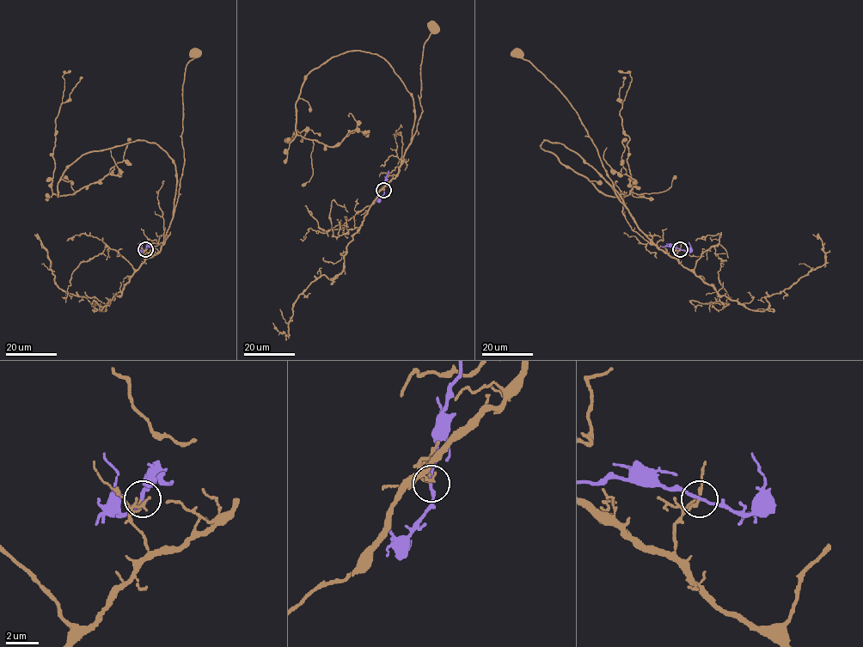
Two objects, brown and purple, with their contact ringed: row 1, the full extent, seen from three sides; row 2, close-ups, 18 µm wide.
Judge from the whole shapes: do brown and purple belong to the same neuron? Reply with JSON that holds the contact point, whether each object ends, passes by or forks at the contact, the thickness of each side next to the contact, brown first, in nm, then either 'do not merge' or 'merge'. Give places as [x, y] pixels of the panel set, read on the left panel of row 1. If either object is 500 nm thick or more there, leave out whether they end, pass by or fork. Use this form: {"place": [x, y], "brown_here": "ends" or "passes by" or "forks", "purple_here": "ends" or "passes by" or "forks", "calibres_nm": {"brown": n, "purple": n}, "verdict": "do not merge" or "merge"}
{"place": [145, 249], "brown_here": "ends", "purple_here": "passes by", "calibres_nm": {"brown": 170, "purple": 180}, "verdict": "merge"}

